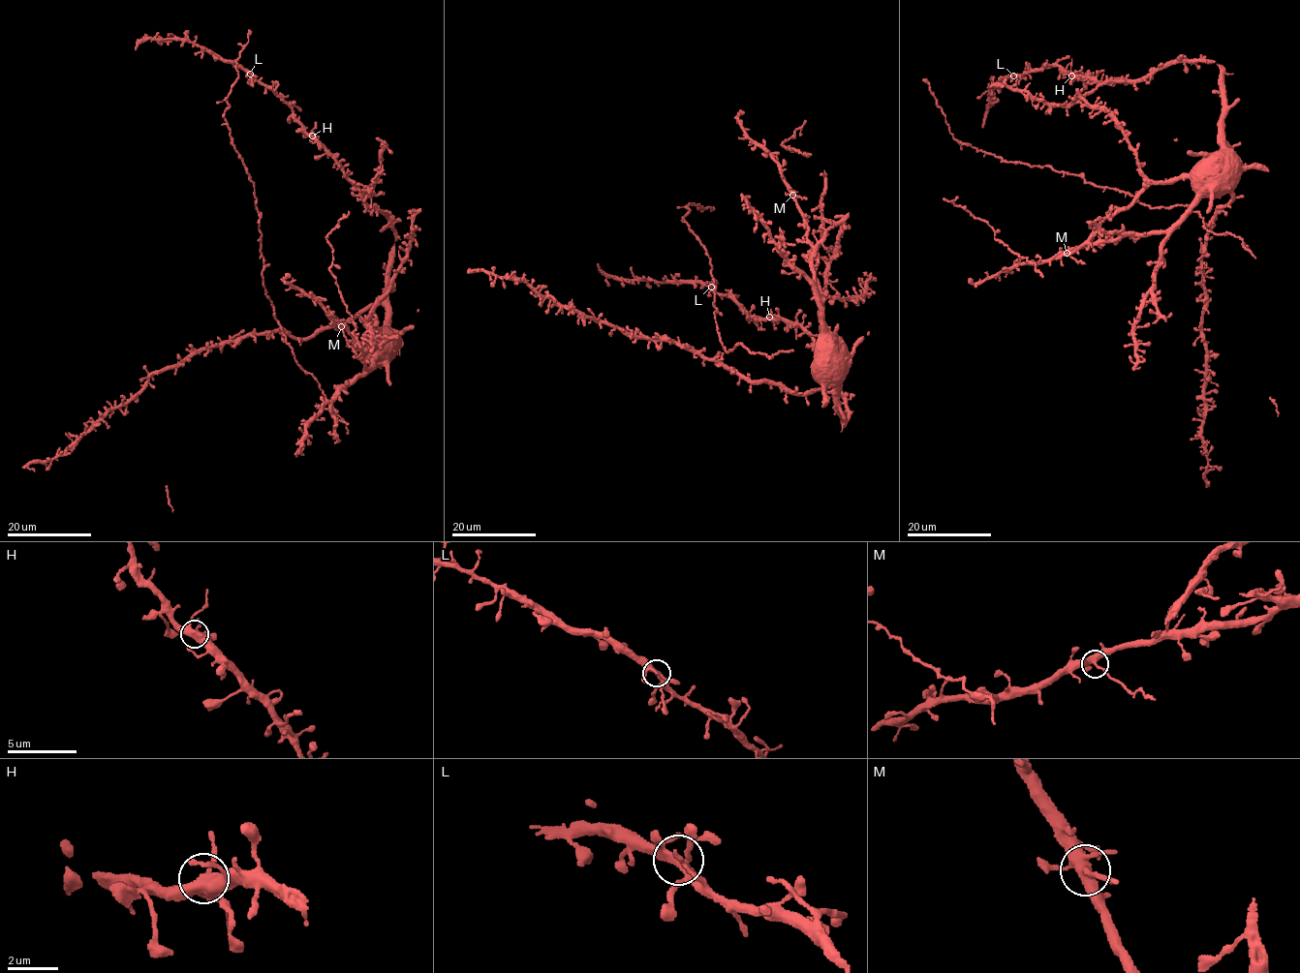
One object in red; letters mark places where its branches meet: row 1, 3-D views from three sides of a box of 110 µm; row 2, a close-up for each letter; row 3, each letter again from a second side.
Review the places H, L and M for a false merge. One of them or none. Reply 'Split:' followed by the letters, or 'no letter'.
Split: M

